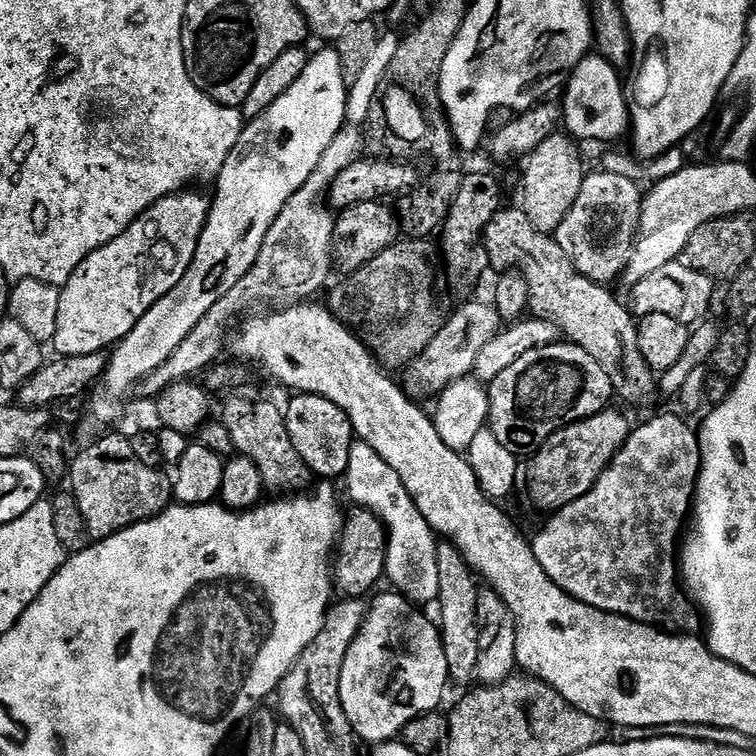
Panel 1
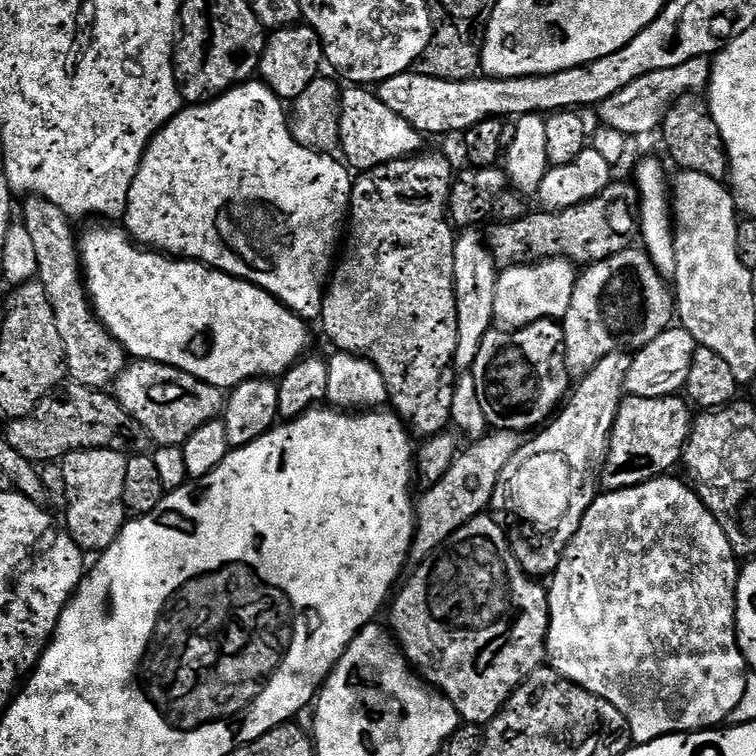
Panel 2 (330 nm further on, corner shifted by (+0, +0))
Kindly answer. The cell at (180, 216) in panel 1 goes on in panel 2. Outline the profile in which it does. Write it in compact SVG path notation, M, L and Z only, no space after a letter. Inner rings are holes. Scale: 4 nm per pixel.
M263 82L238 84L226 92L221 92L211 102L201 102L185 107L149 142L142 162L134 174L134 182L130 186L126 209L127 231L139 245L151 246L171 257L197 260L229 276L251 280L259 288L264 288L269 294L275 296L285 308L291 309L292 312L295 308L304 308L304 312L312 312L312 308L322 310L324 293L328 291L328 282L334 271L334 261L338 256L338 245L342 240L342 225L345 222L340 219L340 212L346 216L349 215L350 210L344 207L344 200L351 204L354 183L353 173L339 159L336 161L336 158L335 155L327 152L315 152L312 148L302 146L292 137L290 116L286 111L285 101L275 96L267 84Z

